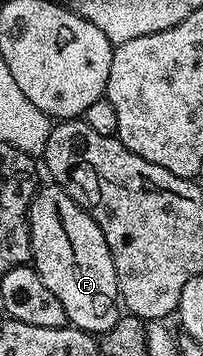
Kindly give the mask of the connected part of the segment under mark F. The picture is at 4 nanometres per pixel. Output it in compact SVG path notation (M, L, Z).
M48 185L48 187L40 186L35 192L29 209L29 229L31 263L41 277L41 281L45 281L47 288L52 291L53 297L61 301L67 314L68 324L92 333L113 329L121 316L119 286L115 262L109 253L109 245L105 245L105 233L101 233L97 221L93 221L93 217L89 217L89 213L85 213L85 209L81 209L81 205L73 201L73 197L69 197L69 193L65 193L60 187Z

